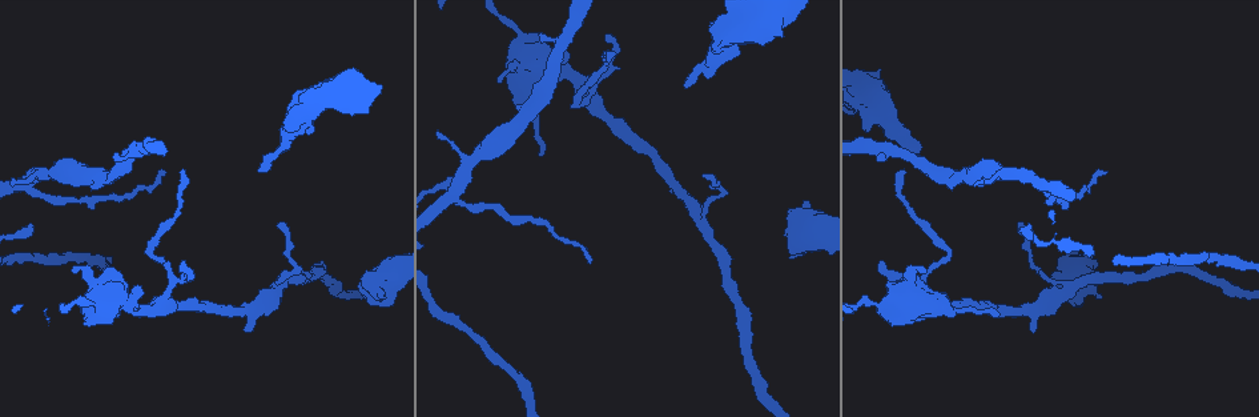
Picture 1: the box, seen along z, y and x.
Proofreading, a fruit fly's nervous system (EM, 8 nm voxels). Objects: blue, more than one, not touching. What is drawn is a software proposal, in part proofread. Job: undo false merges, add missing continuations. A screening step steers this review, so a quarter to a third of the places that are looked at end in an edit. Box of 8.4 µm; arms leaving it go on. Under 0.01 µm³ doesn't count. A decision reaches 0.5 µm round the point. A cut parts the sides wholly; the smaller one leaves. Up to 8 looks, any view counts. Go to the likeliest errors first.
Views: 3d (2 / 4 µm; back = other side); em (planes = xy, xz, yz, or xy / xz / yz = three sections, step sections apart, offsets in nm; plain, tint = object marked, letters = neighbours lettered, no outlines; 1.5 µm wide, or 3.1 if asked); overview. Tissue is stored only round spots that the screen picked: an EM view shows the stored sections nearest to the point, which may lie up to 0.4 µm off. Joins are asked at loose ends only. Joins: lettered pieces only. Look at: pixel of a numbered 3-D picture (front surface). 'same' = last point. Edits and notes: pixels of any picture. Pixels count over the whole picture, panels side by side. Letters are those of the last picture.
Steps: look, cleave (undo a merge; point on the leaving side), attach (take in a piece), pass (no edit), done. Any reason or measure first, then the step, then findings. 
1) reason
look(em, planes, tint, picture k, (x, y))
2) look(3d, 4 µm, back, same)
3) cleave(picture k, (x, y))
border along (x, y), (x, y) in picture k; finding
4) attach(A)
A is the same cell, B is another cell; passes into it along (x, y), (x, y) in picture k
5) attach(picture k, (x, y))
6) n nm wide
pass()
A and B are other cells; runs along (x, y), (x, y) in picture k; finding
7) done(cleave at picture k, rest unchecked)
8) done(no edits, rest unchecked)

an open end
look(3d, 4 µm, picture 1, (684, 88))

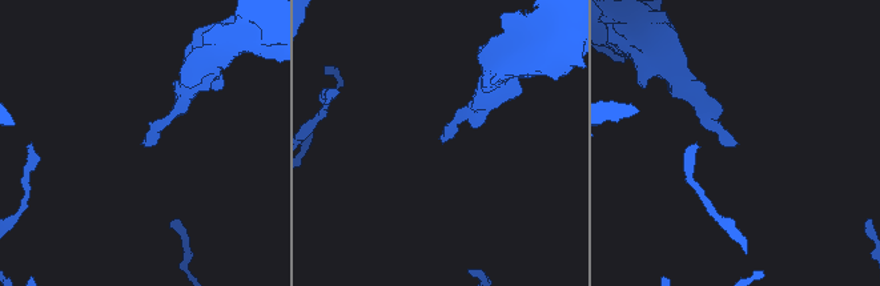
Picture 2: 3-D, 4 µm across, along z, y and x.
now the EM
look(em, xz, step 8, tint, picture 2, (445, 139))

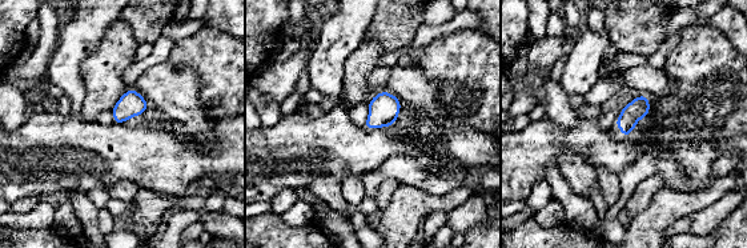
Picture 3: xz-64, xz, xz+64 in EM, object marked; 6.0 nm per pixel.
cut it another way
look(em, planes, letters, same)

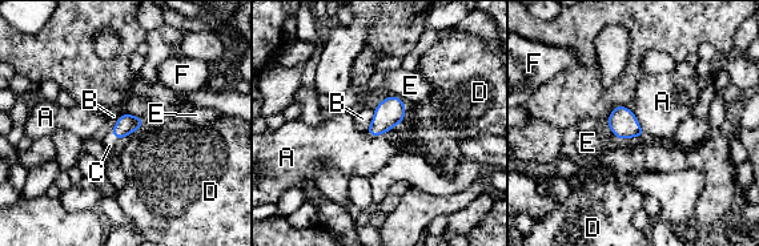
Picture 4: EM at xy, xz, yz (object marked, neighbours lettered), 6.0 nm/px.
attach(C)
C is the same cell, A, B, D, E and F are other cells; passes into it along (127, 124), (115, 134), (109, 141) in picture 4; the cell continues

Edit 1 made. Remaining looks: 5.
redraw
look(overview)

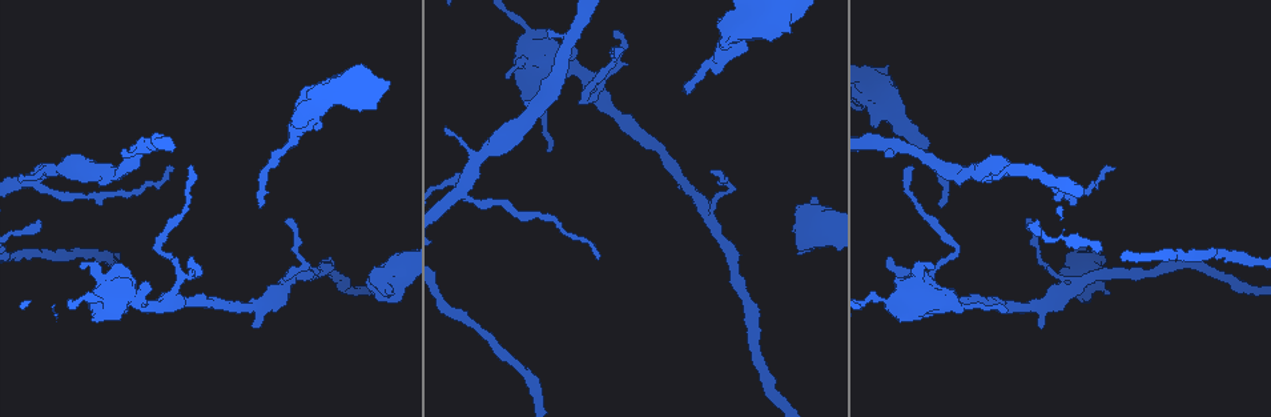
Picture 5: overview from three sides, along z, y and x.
calibre changes
look(3d, 4 µm, picture 5, (952, 305))

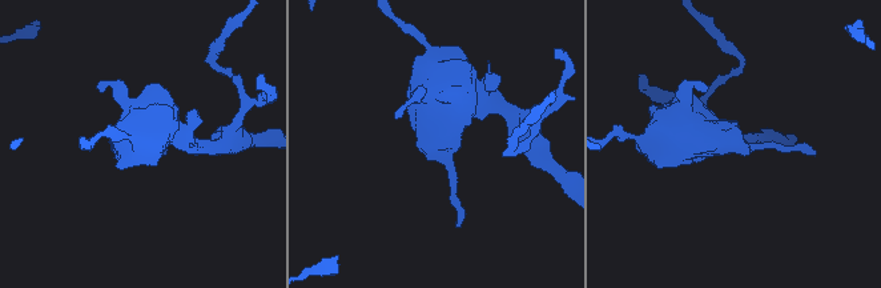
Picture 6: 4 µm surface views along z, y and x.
look(em, planes, tint, picture 6, (738, 146))

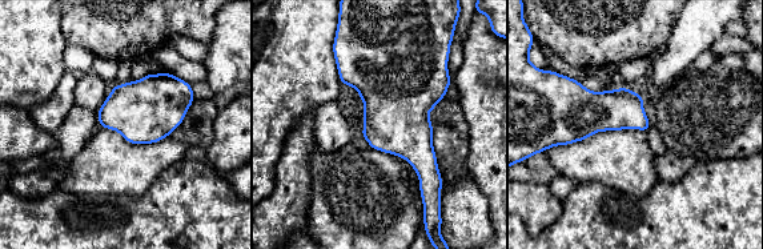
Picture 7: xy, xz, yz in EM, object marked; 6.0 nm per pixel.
look(em, planes, letters, same)

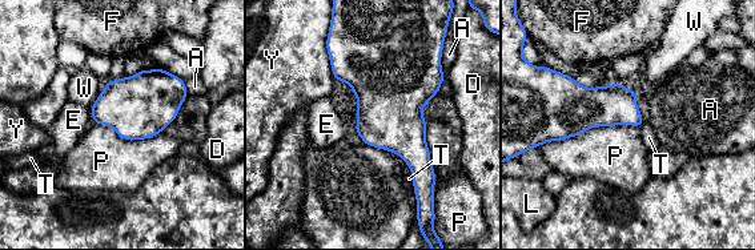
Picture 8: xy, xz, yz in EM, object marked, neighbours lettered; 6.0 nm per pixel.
pass()
A, D, E, F, L, P, T, W and Y are other cells; continuous, no second cell

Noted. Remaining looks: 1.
done(attach at picture 4, rest unchecked)

